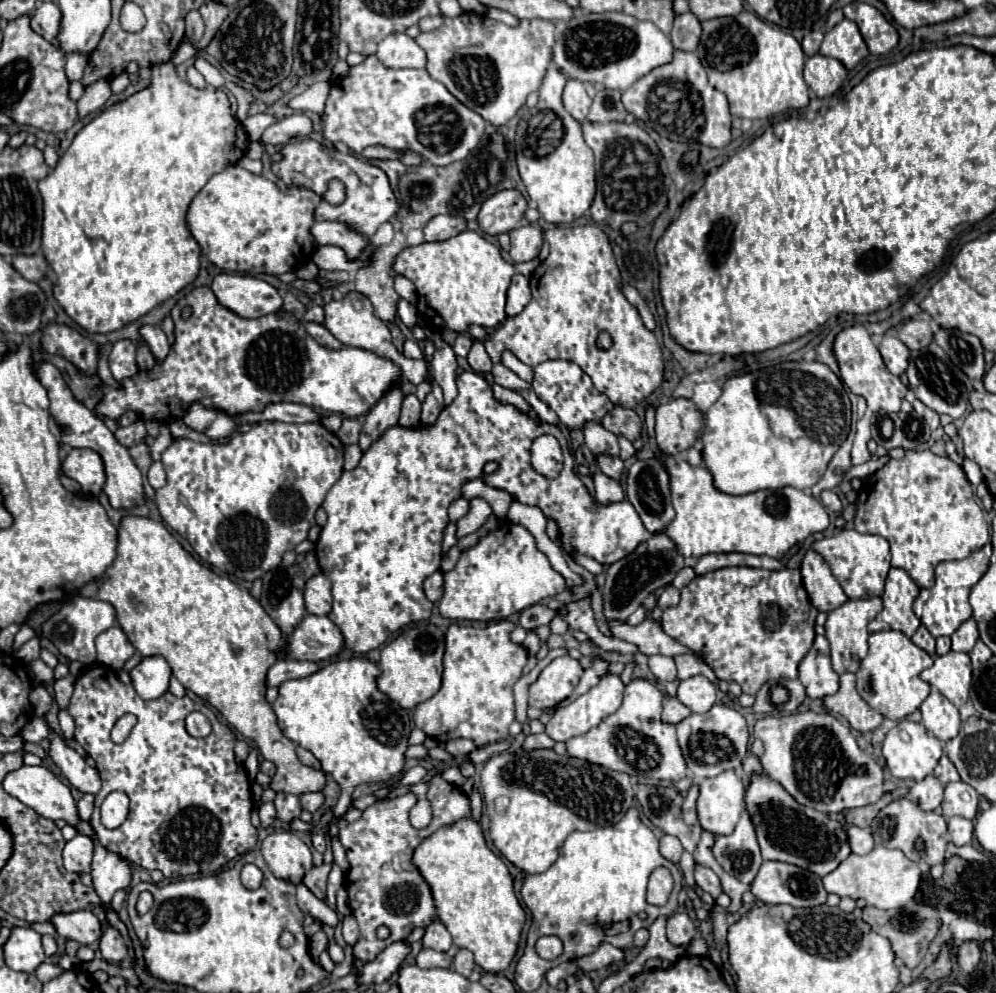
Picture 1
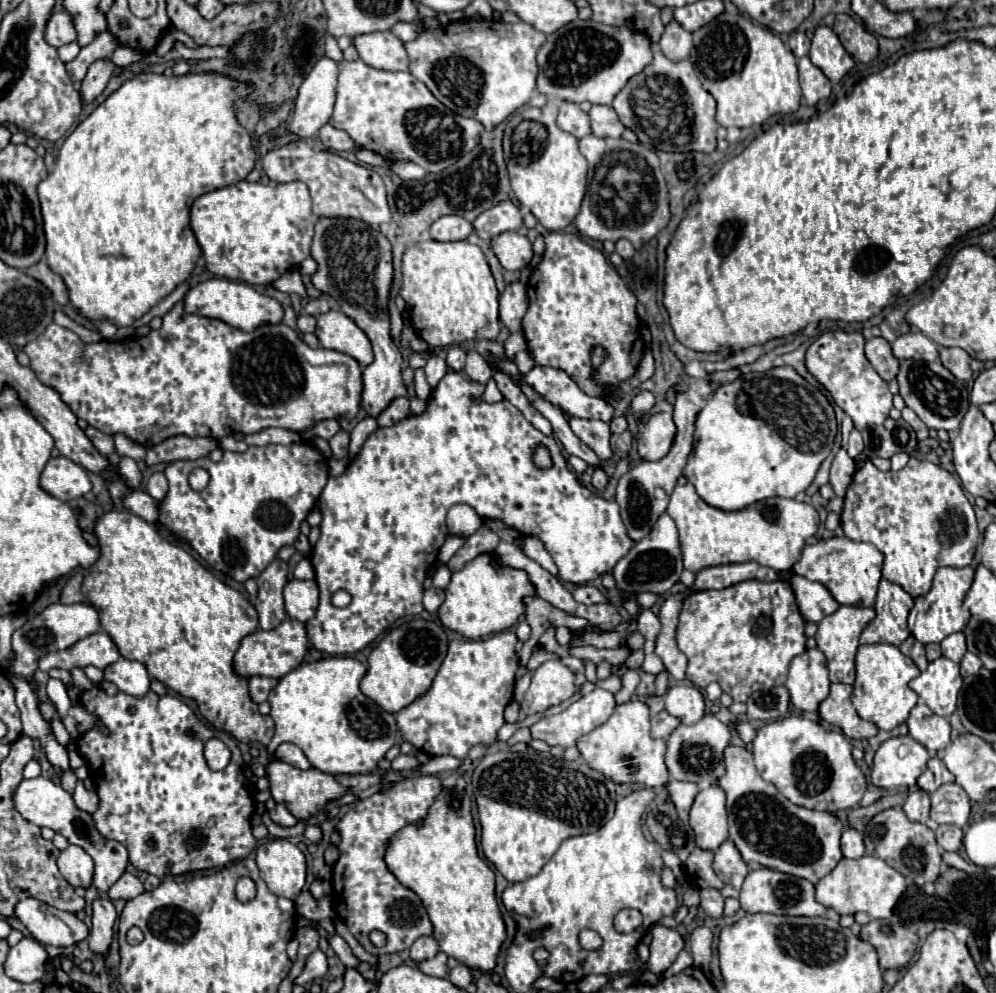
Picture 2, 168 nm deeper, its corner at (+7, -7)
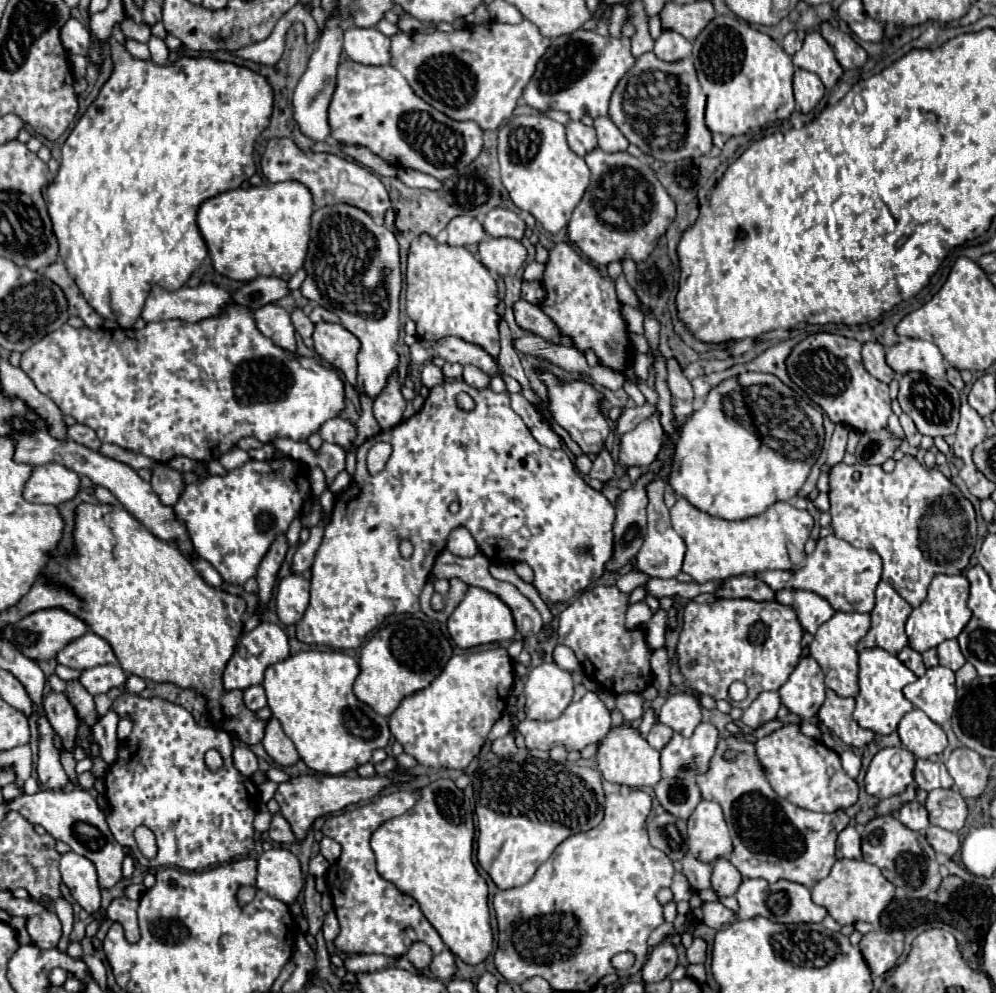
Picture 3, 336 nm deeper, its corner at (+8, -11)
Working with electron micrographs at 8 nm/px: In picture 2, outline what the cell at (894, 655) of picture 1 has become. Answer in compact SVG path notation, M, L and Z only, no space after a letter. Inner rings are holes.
M867 644L857 650L857 678L853 684L853 706L863 720L873 722L881 730L893 730L903 724L917 704L917 694L907 686L919 676L919 668L893 644Z

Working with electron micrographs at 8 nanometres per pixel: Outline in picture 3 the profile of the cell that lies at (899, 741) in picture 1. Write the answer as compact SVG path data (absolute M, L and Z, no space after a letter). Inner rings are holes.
M882 748L870 762L864 778L866 792L876 798L890 798L914 782L916 756L906 748Z

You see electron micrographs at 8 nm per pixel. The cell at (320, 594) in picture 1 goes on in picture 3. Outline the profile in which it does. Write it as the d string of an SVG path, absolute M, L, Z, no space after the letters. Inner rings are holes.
M300 574L282 578L276 592L276 612L284 624L296 624L310 604L310 582Z

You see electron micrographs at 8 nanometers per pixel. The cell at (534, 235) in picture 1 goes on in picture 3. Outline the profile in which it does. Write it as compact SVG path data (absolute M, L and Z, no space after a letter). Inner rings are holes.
M490 238L480 242L478 254L482 264L498 276L516 274L526 262L526 248L514 238Z

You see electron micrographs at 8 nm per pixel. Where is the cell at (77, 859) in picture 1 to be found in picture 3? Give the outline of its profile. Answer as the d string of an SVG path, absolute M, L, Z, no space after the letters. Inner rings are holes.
M68 852L60 860L62 882L70 888L76 902L88 912L98 914L100 910L100 886L96 878L96 868L88 858Z

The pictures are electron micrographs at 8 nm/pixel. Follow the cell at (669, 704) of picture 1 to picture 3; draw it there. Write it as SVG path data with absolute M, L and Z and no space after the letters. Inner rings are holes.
M656 722L654 728L650 730L650 734L646 736L646 740L648 740L648 744L650 744L652 748L662 750L662 748L668 744L668 740L672 738L672 734L674 734L674 730L672 730L670 726L666 726L666 724L662 724L662 722Z

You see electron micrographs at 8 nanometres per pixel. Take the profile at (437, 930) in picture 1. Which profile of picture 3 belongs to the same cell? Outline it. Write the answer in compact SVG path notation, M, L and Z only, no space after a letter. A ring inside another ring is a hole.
M414 942L414 944L410 946L410 950L406 952L406 958L408 958L418 970L422 970L422 968L428 968L428 966L430 966L430 962L432 962L432 950L430 950L430 946L426 946L424 942Z

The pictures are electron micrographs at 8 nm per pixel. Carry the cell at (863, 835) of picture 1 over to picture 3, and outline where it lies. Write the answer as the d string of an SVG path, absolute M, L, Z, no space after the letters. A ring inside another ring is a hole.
M848 826L848 828L844 828L840 832L838 846L836 846L836 856L838 858L856 858L856 860L862 860L860 832L854 826Z

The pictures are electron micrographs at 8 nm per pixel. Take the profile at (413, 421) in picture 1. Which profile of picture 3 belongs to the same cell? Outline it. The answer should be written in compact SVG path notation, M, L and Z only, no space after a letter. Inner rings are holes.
M392 374L386 390L382 390L382 394L374 400L374 418L378 420L382 430L388 430L398 422L402 422L404 410L406 410L406 400L400 394L398 374Z

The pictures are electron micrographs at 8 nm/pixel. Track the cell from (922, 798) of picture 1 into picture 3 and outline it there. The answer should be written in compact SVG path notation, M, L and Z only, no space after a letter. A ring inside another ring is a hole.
M912 800L912 802L908 802L908 804L902 806L902 810L900 810L900 822L906 828L916 830L916 832L922 832L922 830L926 830L930 826L928 812L926 812L926 808L918 800Z

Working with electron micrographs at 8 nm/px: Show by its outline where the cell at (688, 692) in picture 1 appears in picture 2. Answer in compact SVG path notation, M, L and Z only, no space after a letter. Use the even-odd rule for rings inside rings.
M679 684L665 694L665 710L683 724L691 726L703 718L705 698L699 688L691 684Z

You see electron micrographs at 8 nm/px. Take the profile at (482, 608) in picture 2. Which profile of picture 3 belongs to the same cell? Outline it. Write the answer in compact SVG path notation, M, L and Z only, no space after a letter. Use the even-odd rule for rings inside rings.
M468 586L464 600L456 606L454 614L448 618L448 632L460 648L472 648L478 644L512 640L516 636L516 626L510 608L496 594L482 588Z

